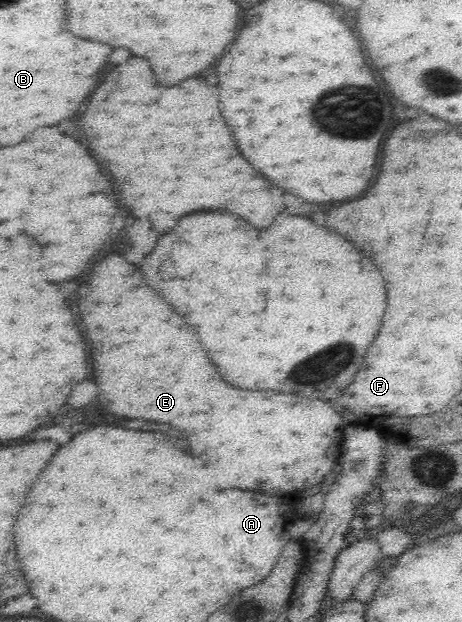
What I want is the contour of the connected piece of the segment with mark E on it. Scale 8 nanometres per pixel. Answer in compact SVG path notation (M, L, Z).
M118 253L108 255L94 265L86 283L90 293L82 299L78 309L82 325L86 327L84 335L92 349L94 381L100 387L100 401L106 411L130 419L148 419L148 423L162 423L168 425L168 429L176 429L179 440L170 435L170 431L154 432L161 433L172 447L185 449L190 457L198 459L196 463L204 465L204 473L208 473L208 481L212 481L212 489L216 489L216 493L224 489L244 489L264 493L264 497L280 501L280 505L284 505L284 521L288 521L288 525L284 525L284 533L289 534L289 528L296 519L293 508L296 509L296 504L308 495L308 488L314 494L327 493L340 471L338 457L344 431L340 411L343 406L334 408L322 399L306 399L276 391L242 391L226 385L212 361L206 357L198 337L182 321L180 313L176 313L172 305L160 297L160 293L152 293L140 269Z

